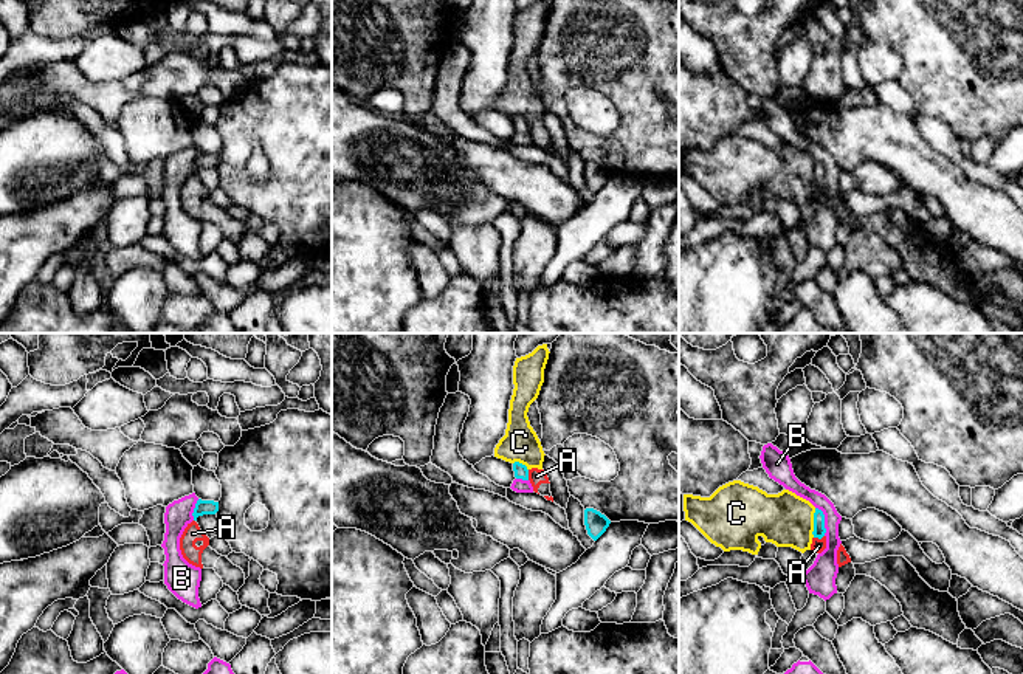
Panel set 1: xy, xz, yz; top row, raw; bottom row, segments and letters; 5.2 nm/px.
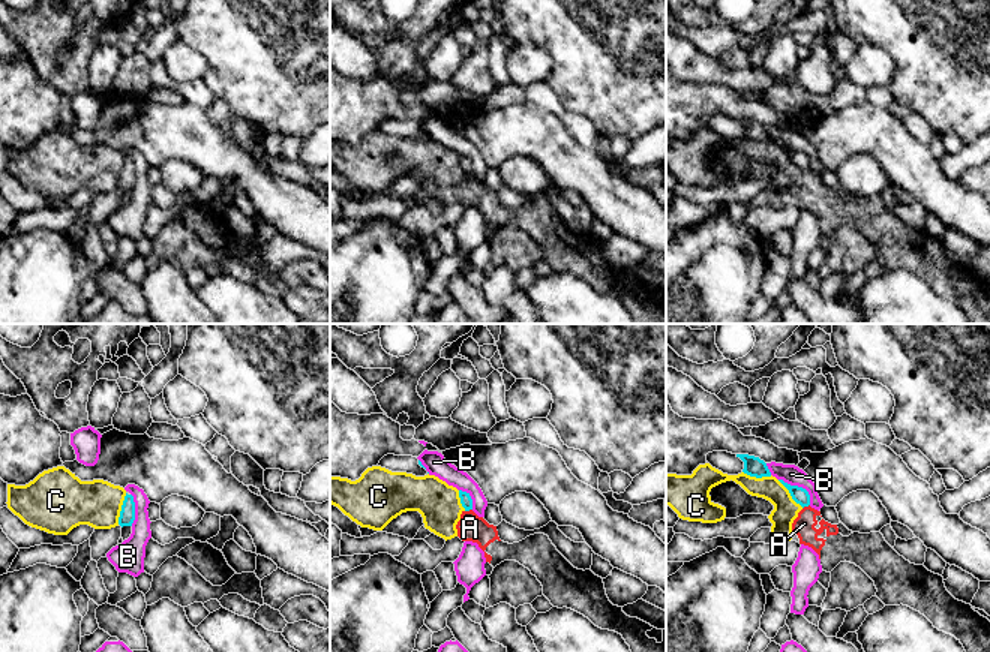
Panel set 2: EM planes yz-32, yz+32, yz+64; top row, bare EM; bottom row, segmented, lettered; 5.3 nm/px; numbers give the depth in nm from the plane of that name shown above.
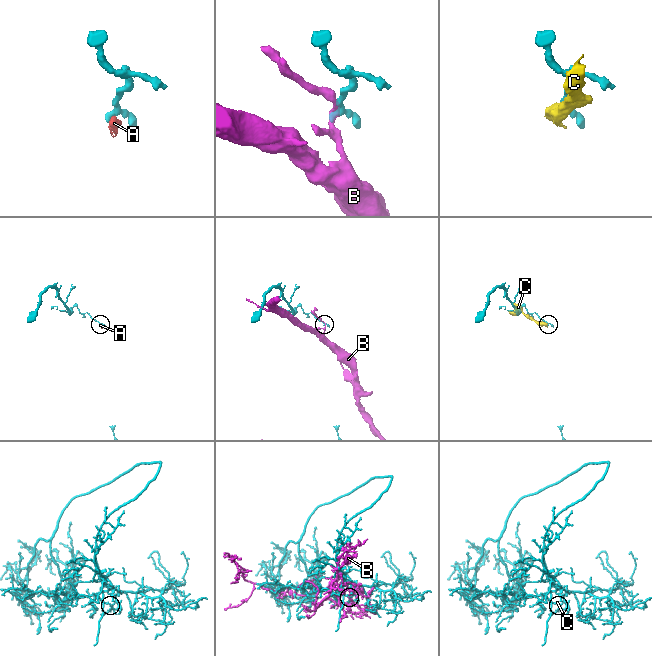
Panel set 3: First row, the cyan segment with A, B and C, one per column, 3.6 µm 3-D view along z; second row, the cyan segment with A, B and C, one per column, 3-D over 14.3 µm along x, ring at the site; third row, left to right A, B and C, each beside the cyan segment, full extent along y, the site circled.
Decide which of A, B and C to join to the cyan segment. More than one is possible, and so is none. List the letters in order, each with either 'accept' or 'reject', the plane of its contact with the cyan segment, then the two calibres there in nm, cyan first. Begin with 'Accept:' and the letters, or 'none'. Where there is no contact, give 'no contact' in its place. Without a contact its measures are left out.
Accept: none
A: reject; contact in xz; calibres 70 and 80 nm
B: reject; contact in yz; calibres 70 and 140 nm
C: reject; contact in yz; calibres 70 and 280 nm

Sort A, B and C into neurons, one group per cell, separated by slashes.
A C / B

